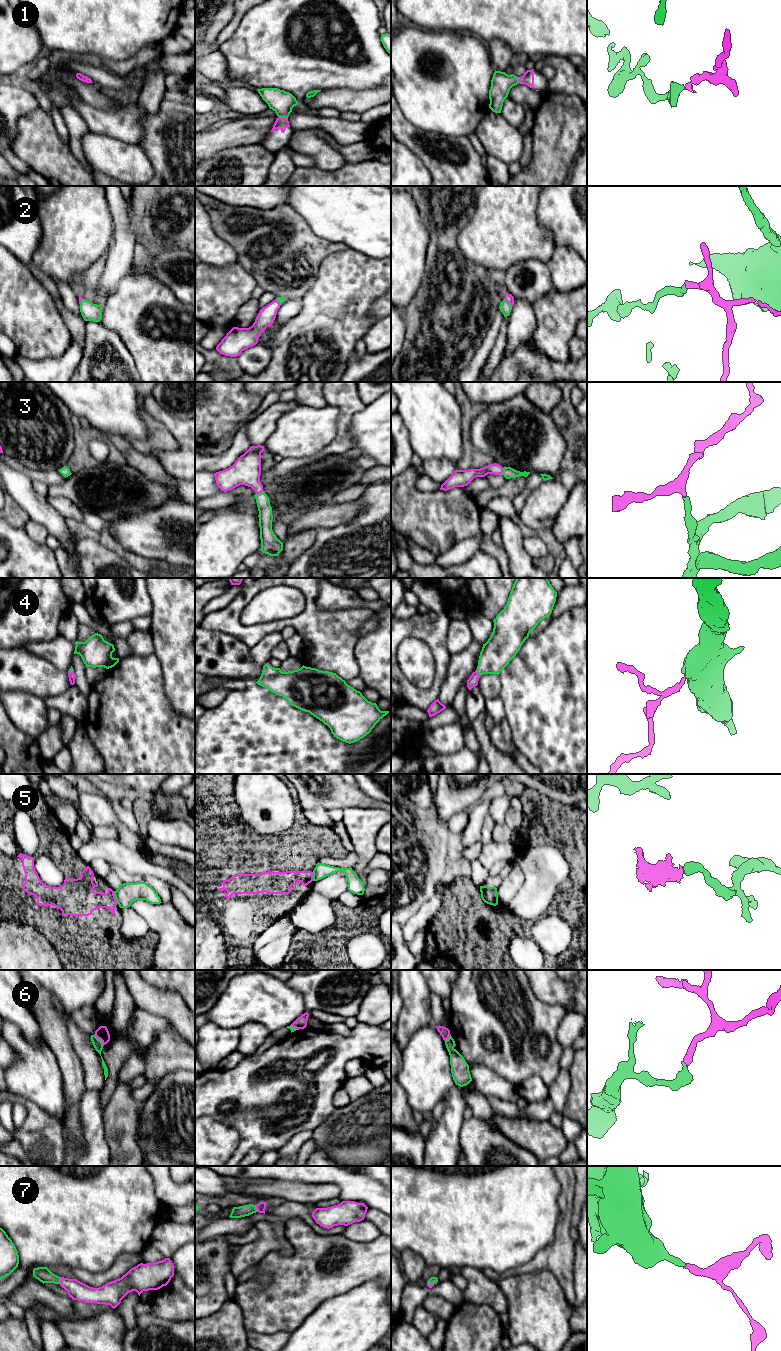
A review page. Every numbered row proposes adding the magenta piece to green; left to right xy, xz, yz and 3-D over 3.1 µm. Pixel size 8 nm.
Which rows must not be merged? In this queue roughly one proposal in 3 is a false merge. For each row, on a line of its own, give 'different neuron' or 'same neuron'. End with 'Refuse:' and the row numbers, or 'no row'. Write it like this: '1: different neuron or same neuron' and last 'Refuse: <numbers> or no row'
1: same neuron
2: same neuron
3: same neuron
4: same neuron
5: different neuron
6: different neuron
7: same neuron
Refuse: 5, 6

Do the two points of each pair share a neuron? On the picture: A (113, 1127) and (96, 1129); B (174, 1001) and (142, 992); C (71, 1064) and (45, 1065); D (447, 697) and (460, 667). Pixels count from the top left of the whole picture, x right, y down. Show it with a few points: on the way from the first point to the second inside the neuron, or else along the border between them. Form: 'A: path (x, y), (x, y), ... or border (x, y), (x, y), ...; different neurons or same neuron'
A: border (102, 1109), (104, 1138), (109, 1151); different neurons
B: path (166, 1001), (156, 1001), (150, 998); same neuron
C: border (46, 1044), (55, 1056), (64, 1087); different neurons
D: path (449, 690), (457, 674); same neuron

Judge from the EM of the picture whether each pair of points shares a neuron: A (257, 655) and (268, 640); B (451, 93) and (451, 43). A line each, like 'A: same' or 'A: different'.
A: same
B: same

